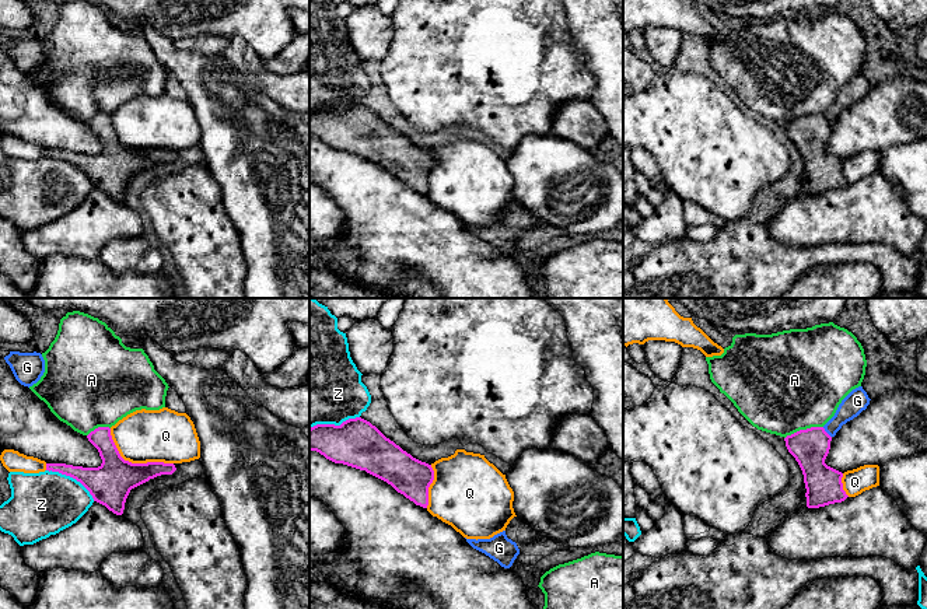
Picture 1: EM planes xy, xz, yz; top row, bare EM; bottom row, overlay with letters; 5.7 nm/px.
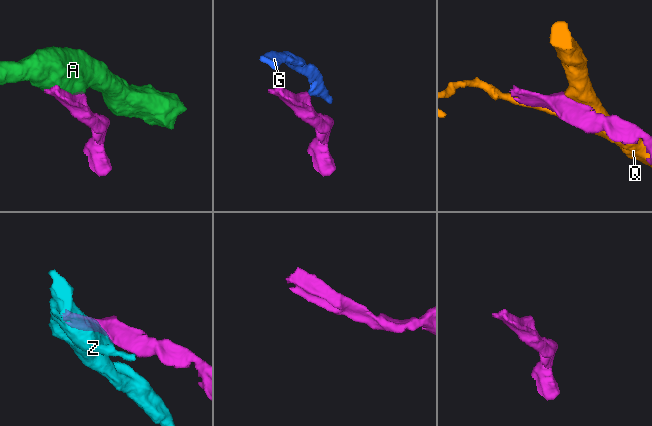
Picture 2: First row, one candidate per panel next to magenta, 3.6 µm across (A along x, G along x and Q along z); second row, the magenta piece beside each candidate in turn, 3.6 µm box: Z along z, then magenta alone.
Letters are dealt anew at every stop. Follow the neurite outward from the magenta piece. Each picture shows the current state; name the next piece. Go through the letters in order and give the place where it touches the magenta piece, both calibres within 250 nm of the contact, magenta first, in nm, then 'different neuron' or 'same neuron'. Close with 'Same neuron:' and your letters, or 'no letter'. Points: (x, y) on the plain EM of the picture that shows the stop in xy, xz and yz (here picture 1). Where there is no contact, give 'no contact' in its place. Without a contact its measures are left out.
A: meets magenta in yz at (803, 116); 220 nm thick on the magenta side, 480 nm on the other; different neuron
G: meets magenta in yz at (826, 119); 220 nm thick on the magenta side, 120 nm on the other; different neuron
Q: meets magenta in xy at (133, 150); 240 nm thick on the magenta side, 300 nm on the other; different neuron
Z: meets magenta in xy at (72, 163); 240 nm thick on the magenta side, 360 nm on the other; different neuron
Same neuron: no letter

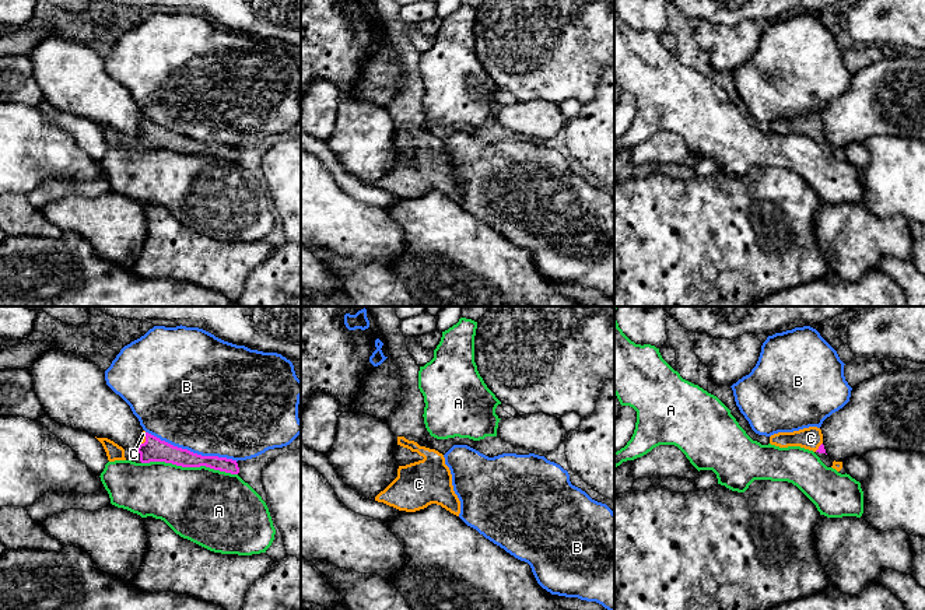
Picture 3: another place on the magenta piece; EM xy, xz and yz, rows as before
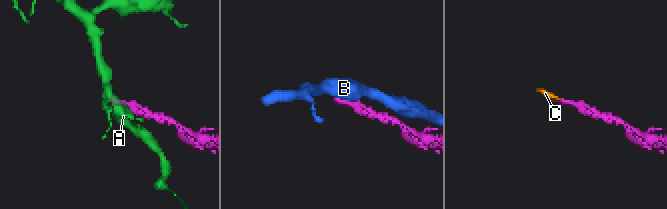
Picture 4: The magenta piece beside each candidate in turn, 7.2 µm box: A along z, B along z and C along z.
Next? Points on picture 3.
A: meets magenta in xy at (189, 153); 140 nm thick on the magenta side, 440 nm on the other; different neuron
B: meets magenta in xy at (192, 139); 140 nm thick on the magenta side, 500 nm on the other; different neuron
C: meets magenta in xy at (146, 126); 140 nm thick on the magenta side, 30 nm on the other; same neuron
Same neuron: C

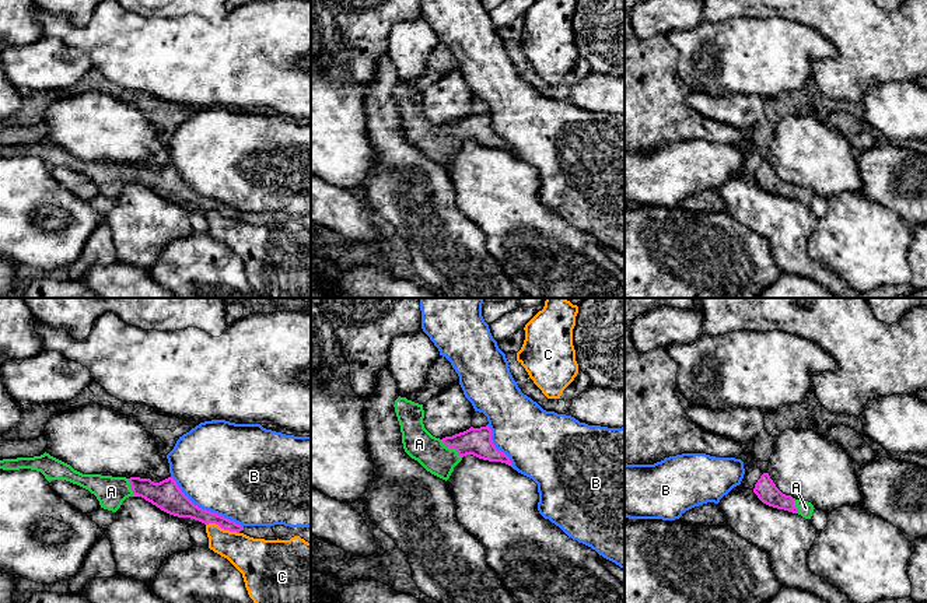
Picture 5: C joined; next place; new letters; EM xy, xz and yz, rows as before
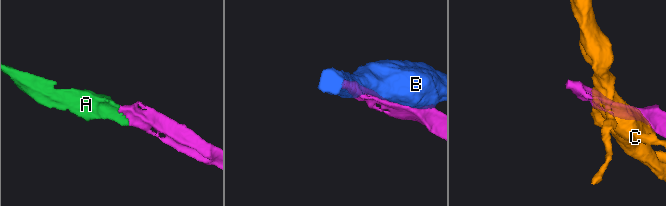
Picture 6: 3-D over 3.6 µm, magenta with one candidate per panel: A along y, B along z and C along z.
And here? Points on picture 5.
A: meets magenta in xz at (451, 133); 160 nm thick on the magenta side, 180 nm on the other; same neuron
B: meets magenta in xy at (205, 196); 170 nm thick on the magenta side, 500 nm on the other; different neuron
C: meets magenta in xy at (223, 214); 110 nm thick on the magenta side, 220 nm on the other; different neuron
Same neuron: A

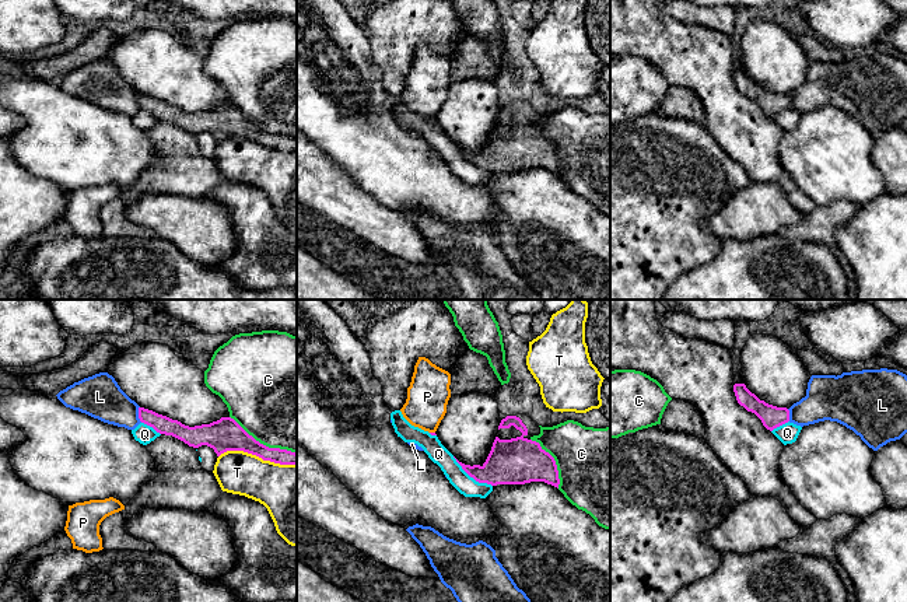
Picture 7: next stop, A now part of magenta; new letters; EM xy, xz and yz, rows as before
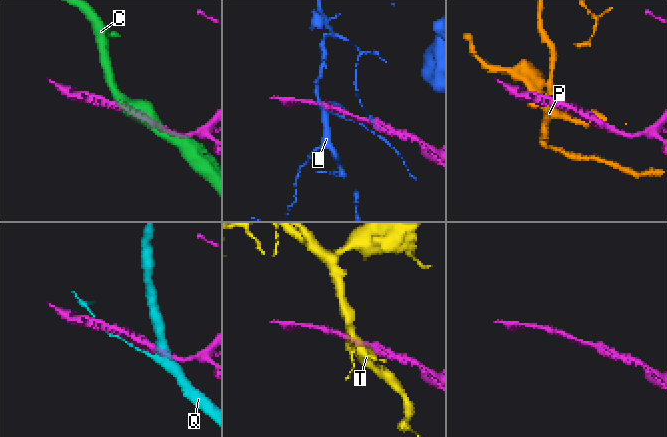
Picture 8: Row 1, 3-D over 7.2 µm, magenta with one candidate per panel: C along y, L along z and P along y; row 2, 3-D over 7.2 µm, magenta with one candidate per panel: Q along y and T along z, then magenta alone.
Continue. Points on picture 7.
C: meets magenta in xy at (262, 130); 190 nm thick on the magenta side, 480 nm on the other; different neuron
L: meets magenta in xy at (139, 101); 110 nm thick on the magenta side, 260 nm on the other; different neuron
P: meets magenta in xz at (433, 119); 20 nm thick on the magenta side, 240 nm on the other; different neuron
Q: meets magenta in xz at (472, 163); 260 nm thick on the magenta side, 110 nm on the other; different neuron
T: meets magenta in xy at (258, 142); 190 nm thick on the magenta side, 280 nm on the other; different neuron
Same neuron: no letter

